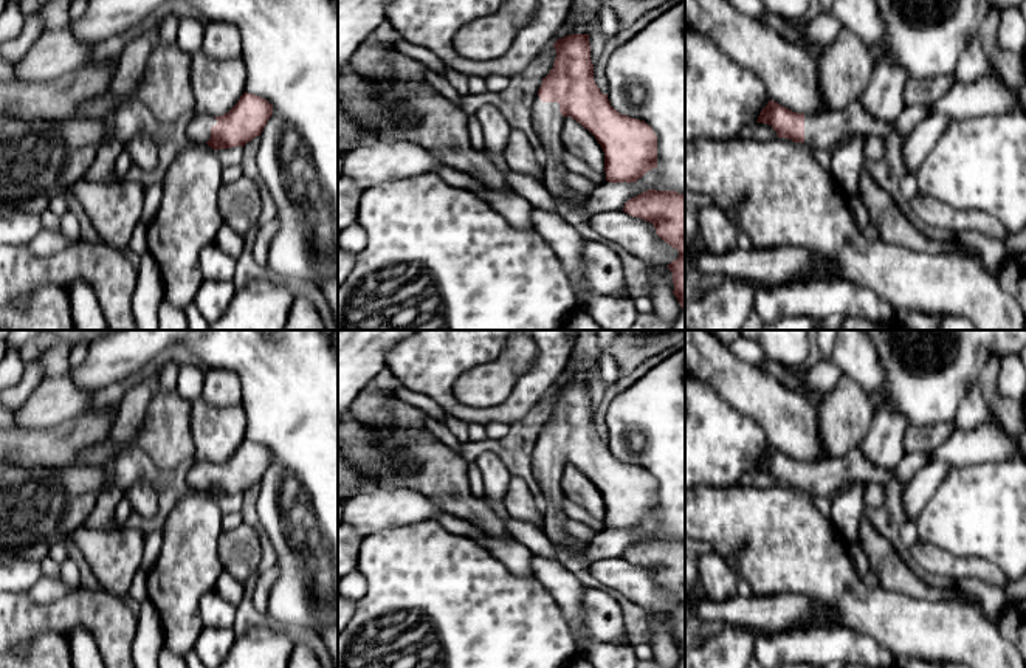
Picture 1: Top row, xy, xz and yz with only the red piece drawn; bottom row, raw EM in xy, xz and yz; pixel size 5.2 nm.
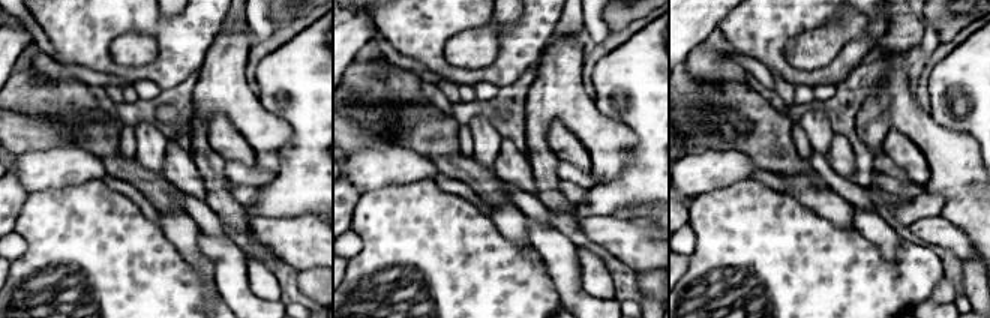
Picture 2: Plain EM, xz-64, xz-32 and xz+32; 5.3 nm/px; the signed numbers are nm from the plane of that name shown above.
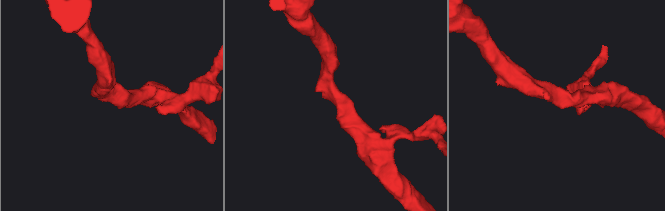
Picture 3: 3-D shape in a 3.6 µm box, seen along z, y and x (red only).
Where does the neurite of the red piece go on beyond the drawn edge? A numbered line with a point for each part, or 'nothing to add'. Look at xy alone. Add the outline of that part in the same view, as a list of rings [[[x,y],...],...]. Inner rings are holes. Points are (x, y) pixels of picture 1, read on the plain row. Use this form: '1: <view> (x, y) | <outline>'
1: xy (199, 479) | [[[195,460],[186,476],[188,491],[206,491],[211,485],[211,474],[215,471],[214,463]]]

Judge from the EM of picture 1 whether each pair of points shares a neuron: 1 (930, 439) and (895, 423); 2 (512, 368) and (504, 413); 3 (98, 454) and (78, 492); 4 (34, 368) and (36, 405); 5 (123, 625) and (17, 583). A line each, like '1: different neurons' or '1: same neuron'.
1: different neurons
2: different neurons
3: same neuron
4: different neurons
5: different neurons

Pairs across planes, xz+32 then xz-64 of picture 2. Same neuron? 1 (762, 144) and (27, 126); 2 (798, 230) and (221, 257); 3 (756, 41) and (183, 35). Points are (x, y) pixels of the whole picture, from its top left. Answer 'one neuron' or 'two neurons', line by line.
1: one neuron
2: two neurons
3: one neuron

